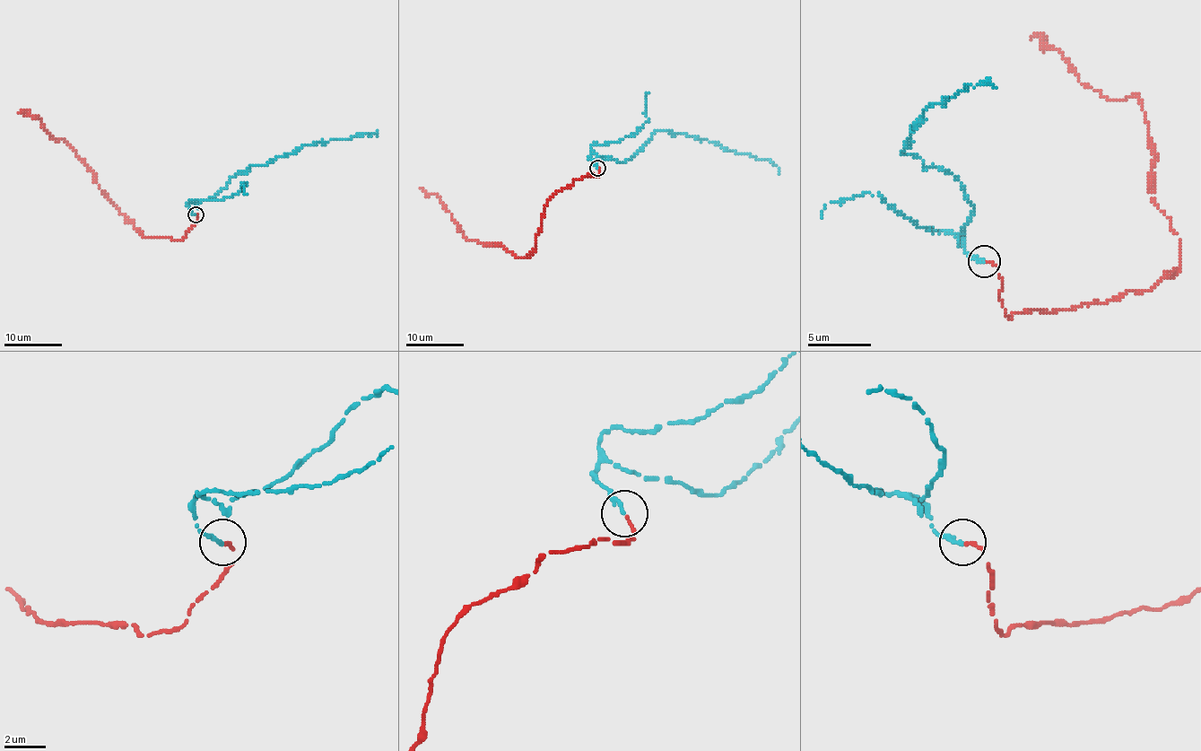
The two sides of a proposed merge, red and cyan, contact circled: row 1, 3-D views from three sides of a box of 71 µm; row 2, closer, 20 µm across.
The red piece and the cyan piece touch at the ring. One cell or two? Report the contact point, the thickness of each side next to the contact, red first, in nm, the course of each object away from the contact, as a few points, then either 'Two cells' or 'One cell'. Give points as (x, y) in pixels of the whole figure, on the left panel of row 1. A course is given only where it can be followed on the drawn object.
Place: (195, 214). Thickness 180 nm (red) against 220 nm. Course of red: (196, 214), (196, 223), (181, 240), (147, 238), (114, 205), (66, 143), (49, 136), (38, 117), (19, 114). Course of cyan: (195, 214), (188, 202), (196, 205), (248, 167), (305, 145), (357, 134), (376, 135). One cell

